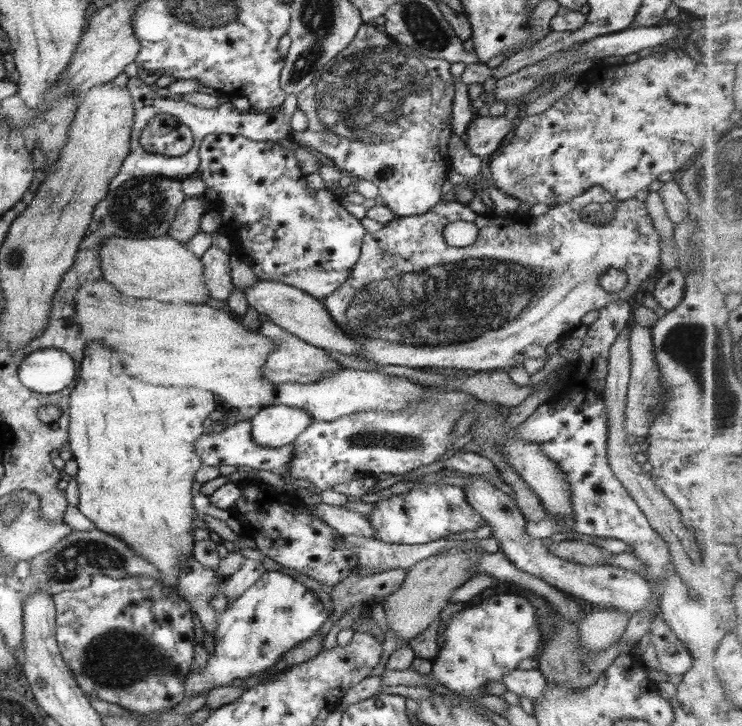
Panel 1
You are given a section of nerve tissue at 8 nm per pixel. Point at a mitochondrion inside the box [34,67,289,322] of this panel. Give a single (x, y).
(141, 208)

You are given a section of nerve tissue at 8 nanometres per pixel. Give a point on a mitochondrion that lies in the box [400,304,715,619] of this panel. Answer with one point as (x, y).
(649, 406)

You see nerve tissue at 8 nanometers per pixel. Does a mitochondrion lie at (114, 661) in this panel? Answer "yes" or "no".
yes

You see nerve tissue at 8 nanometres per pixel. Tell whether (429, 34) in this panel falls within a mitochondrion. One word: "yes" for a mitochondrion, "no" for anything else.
yes

